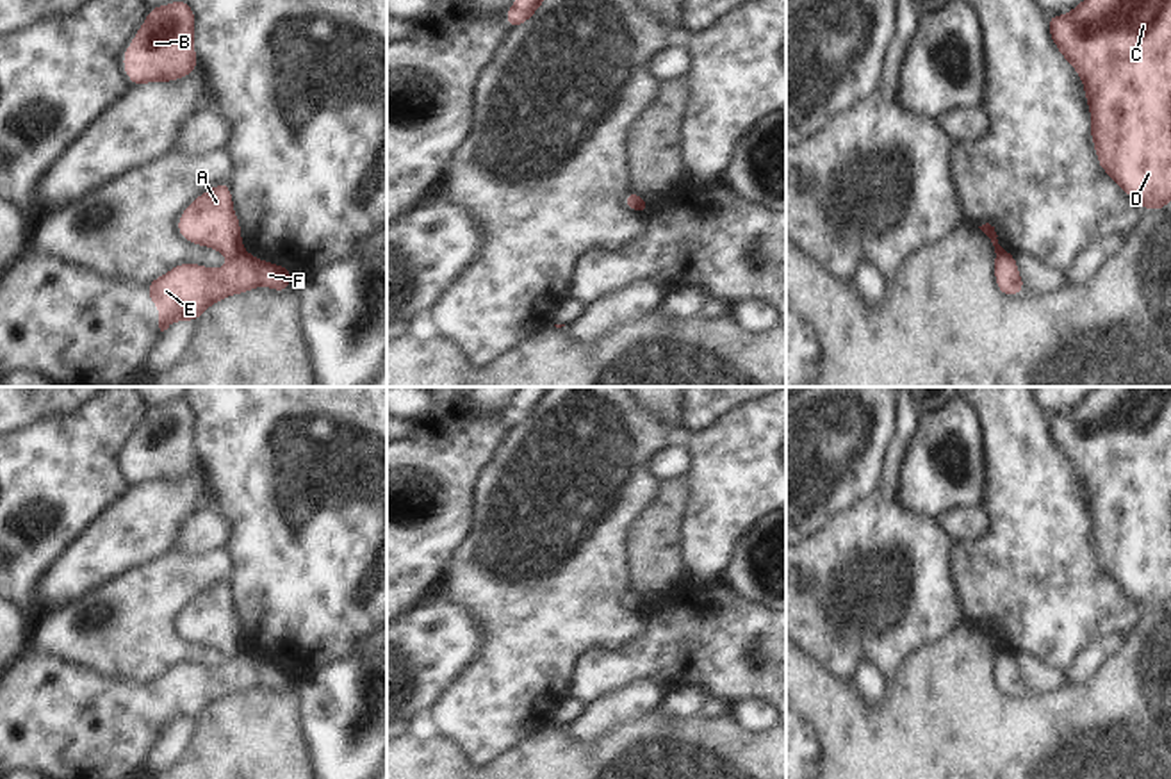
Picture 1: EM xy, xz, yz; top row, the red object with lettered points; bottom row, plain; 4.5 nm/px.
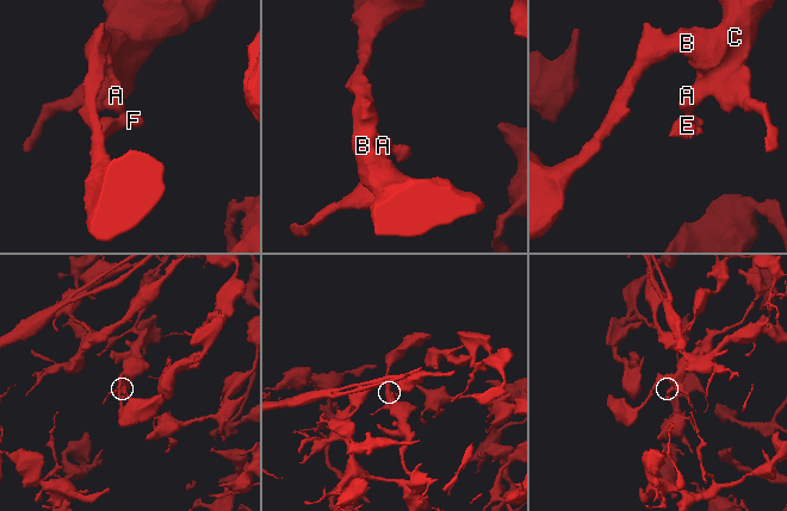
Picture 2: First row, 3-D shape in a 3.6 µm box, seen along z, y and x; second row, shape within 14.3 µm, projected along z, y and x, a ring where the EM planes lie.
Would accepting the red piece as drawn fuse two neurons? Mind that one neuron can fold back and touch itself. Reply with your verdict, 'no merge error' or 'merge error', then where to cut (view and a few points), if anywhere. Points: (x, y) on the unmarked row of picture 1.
merge error; cut xy (245, 649), (230, 660)

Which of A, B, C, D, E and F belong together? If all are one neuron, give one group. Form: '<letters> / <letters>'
A B C D / E F

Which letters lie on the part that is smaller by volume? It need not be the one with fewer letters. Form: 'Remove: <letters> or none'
Remove: E, F

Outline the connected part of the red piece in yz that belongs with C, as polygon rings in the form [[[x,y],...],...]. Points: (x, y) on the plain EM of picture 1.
[[[1096,387],[1073,410],[1046,415],[1059,453],[1077,469],[1100,567],[1146,611],[1171,603],[1171,387]]]

